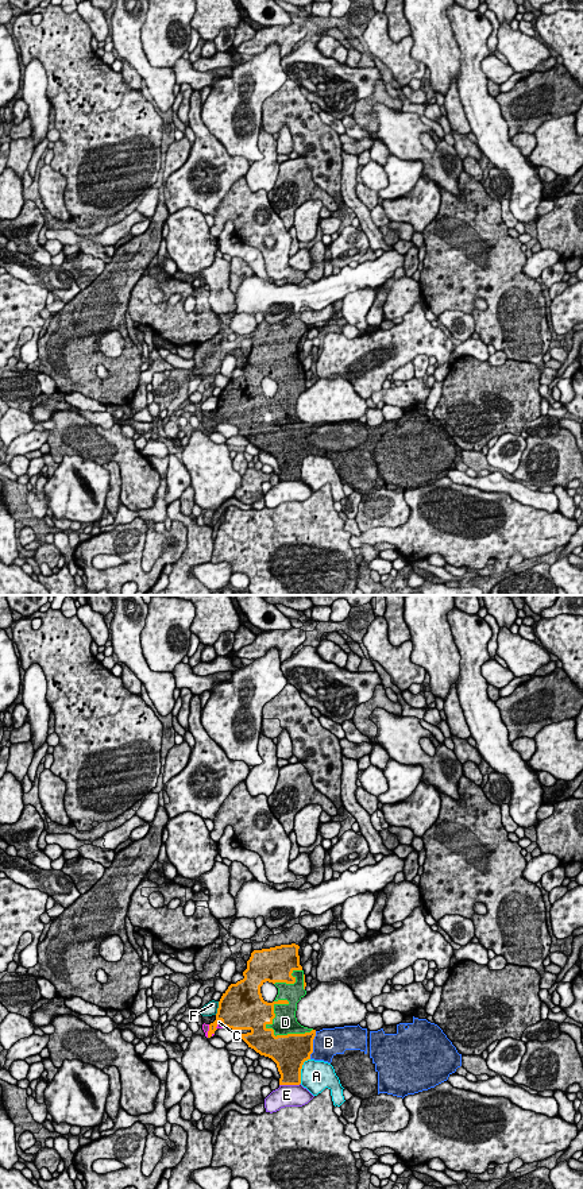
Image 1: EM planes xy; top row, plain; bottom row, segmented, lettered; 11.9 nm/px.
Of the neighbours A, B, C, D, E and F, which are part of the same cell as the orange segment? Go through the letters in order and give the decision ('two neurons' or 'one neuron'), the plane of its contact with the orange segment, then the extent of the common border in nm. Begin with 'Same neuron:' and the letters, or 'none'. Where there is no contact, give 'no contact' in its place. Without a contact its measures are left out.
Same neuron: B, C, D
A: two neurons; meets orange in xy; contact 320 nm long
B: one neuron; meets orange in xy; contact 340 nm long
C: one neuron; meets orange in xy; contact 140 nm long
D: one neuron; meets orange in xy; contact 600 nm long
E: two neurons; meets orange in xy; contact 260 nm long
F: two neurons; meets orange in xy; contact 170 nm long

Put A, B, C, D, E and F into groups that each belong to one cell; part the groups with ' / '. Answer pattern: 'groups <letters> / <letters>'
groups A / B C D / E / F

